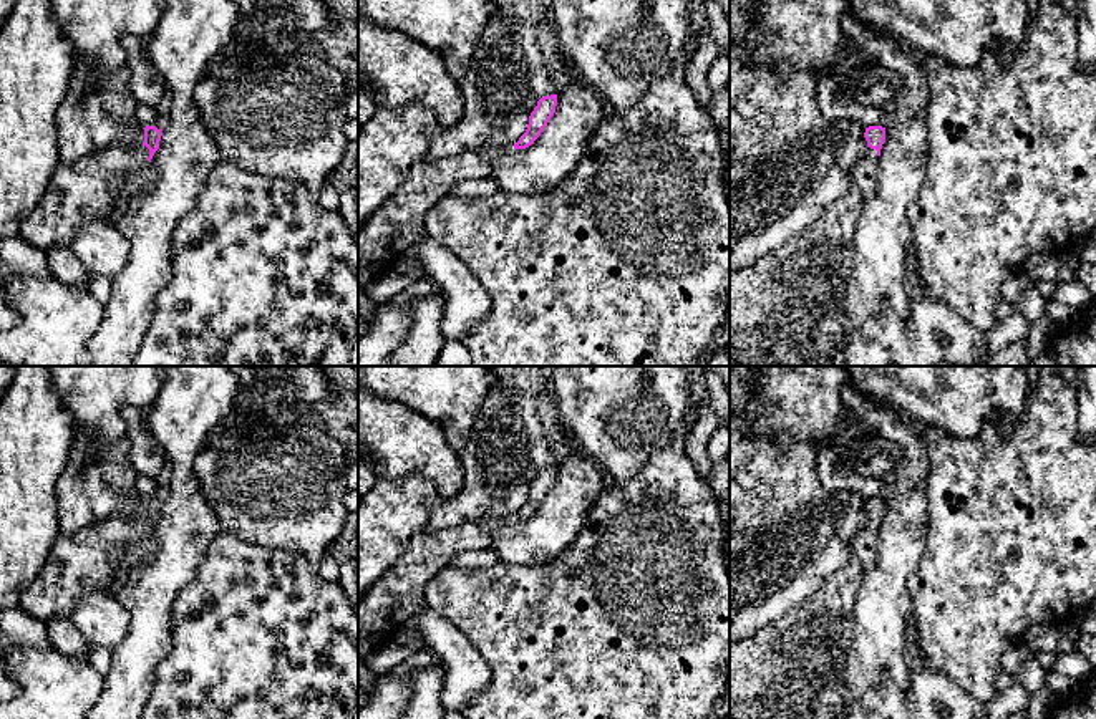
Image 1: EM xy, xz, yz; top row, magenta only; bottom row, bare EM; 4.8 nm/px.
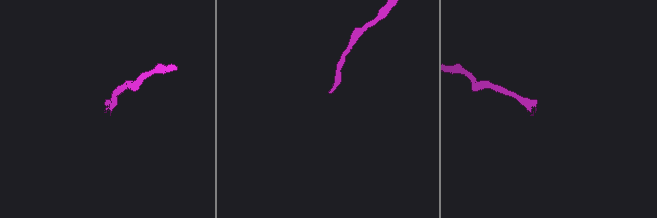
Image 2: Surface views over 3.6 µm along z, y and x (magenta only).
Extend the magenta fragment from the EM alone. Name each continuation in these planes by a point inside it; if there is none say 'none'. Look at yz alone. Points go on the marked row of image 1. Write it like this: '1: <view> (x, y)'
1: yz (866, 173)

